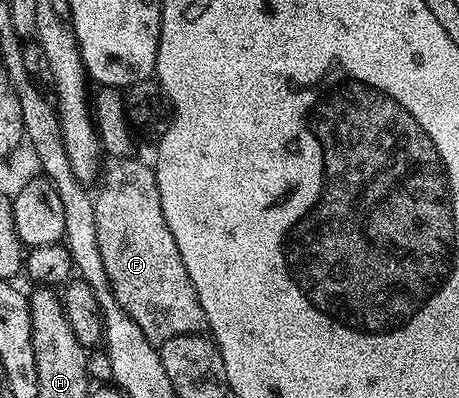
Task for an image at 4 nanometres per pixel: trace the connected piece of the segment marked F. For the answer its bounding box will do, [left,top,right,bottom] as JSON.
[93,158,207,342]

